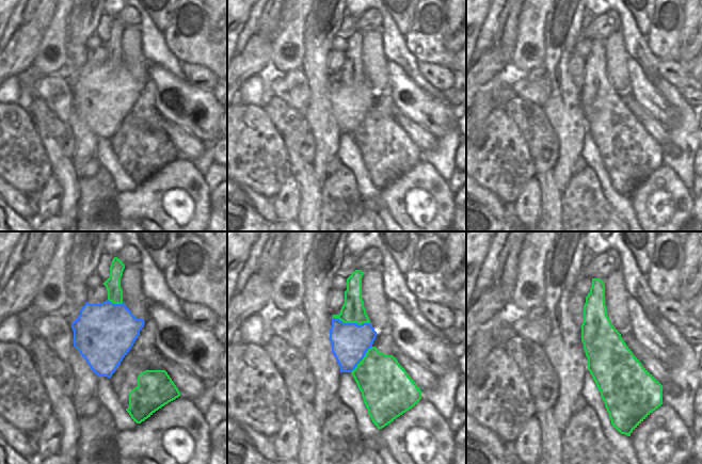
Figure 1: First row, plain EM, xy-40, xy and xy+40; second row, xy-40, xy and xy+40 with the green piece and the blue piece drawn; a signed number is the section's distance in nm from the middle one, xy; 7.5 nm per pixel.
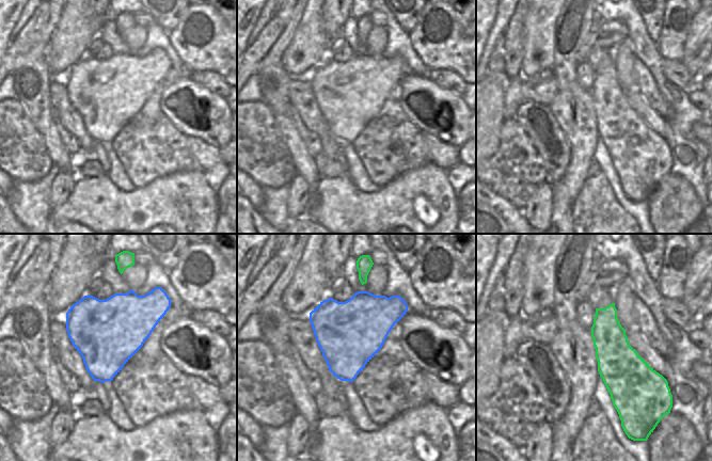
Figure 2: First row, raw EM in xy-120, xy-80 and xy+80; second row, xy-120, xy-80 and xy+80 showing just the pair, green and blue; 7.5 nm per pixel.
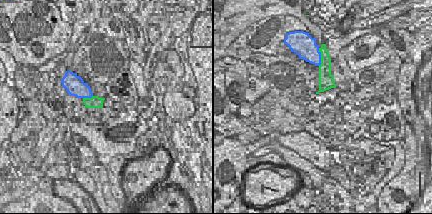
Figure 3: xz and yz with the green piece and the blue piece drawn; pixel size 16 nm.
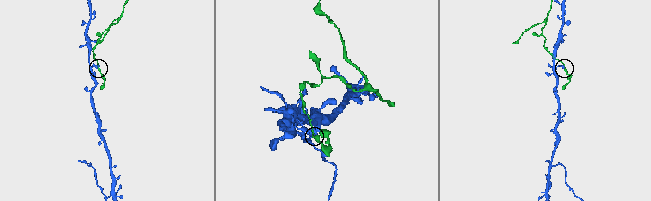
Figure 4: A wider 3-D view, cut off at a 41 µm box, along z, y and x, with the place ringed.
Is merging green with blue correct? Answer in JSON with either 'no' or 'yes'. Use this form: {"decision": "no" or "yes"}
{"decision": "no"}

